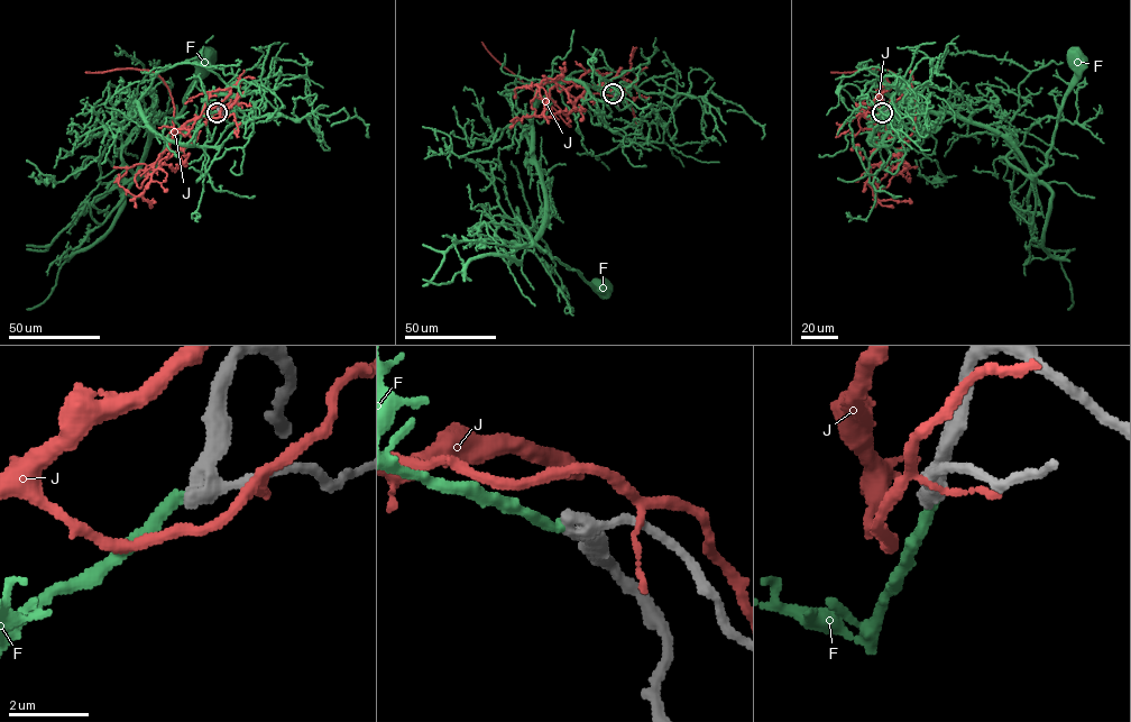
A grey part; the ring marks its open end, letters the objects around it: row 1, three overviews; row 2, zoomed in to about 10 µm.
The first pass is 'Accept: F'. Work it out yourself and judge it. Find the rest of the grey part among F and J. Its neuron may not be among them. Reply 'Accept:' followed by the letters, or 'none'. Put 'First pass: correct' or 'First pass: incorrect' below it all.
Accept: F
First pass: correct

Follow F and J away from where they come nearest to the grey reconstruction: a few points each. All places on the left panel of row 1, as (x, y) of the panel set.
F: (217, 111), (178, 144), (155, 131), (137, 103), (148, 125), (138, 175), (155, 165), (207, 57)
J: (219, 111), (189, 120), (171, 139), (159, 166), (136, 174), (139, 188), (152, 175), (143, 195), (152, 203)

